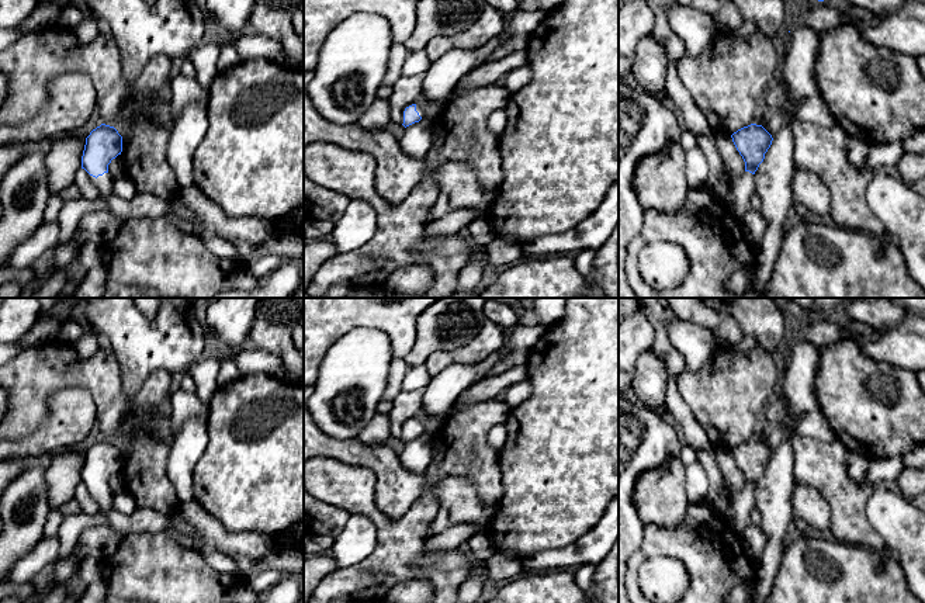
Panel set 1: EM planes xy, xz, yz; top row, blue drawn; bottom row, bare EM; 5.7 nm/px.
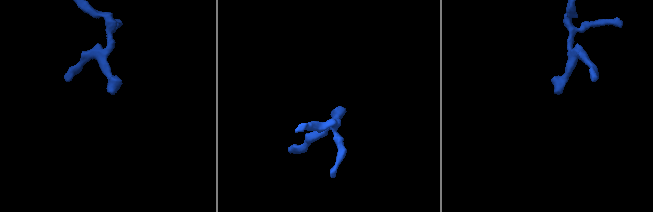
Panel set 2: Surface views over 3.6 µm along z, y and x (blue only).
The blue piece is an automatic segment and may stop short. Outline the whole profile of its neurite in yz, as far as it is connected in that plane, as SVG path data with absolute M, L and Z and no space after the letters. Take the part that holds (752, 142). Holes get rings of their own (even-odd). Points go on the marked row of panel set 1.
M756 124L738 129L731 138L745 162L745 171L734 177L731 193L724 204L734 215L741 218L749 209L748 200L755 191L753 174L763 162L773 138L762 125Z

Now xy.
M101 124L86 138L82 169L97 179L97 187L103 198L114 193L114 179L108 173L108 164L121 152L122 136L114 127Z

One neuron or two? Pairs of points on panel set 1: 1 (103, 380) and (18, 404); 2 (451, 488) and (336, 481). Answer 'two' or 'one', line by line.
1: one
2: two

